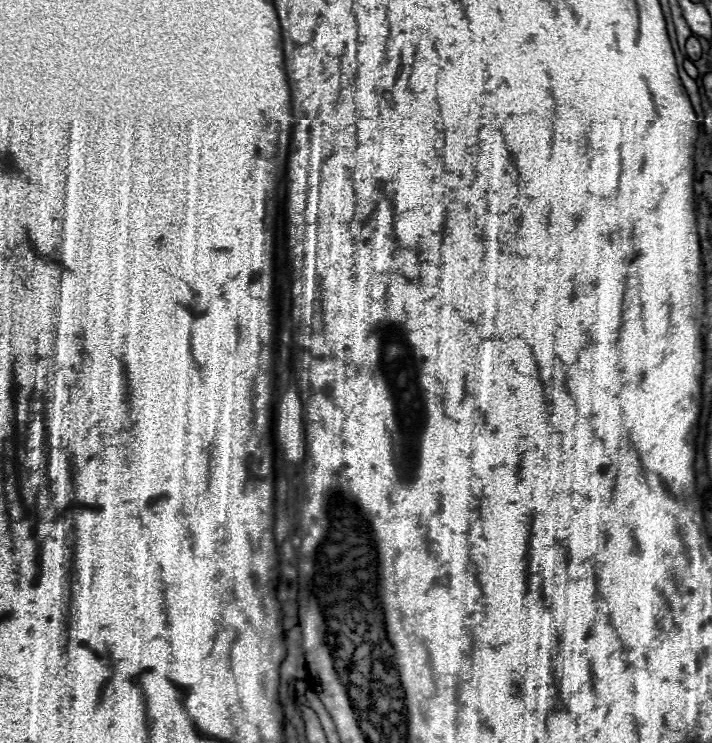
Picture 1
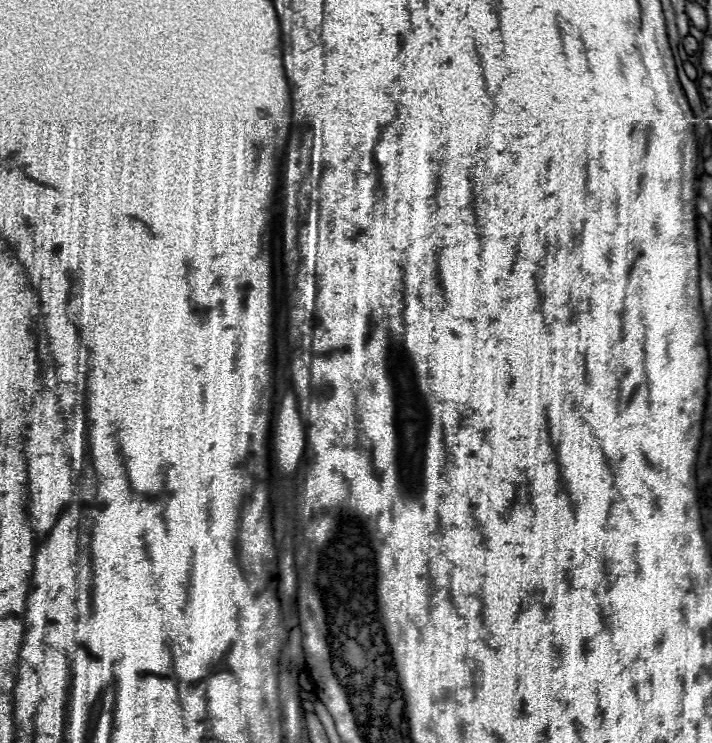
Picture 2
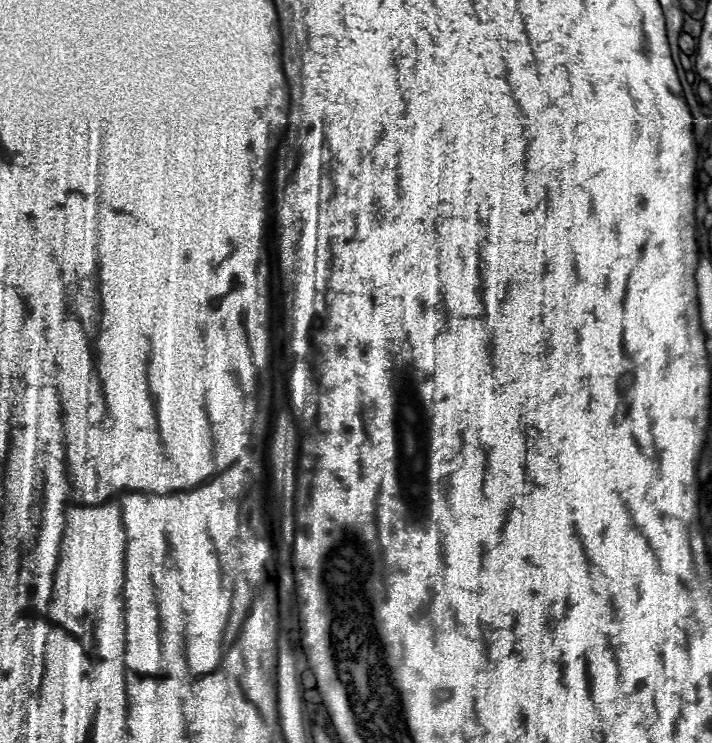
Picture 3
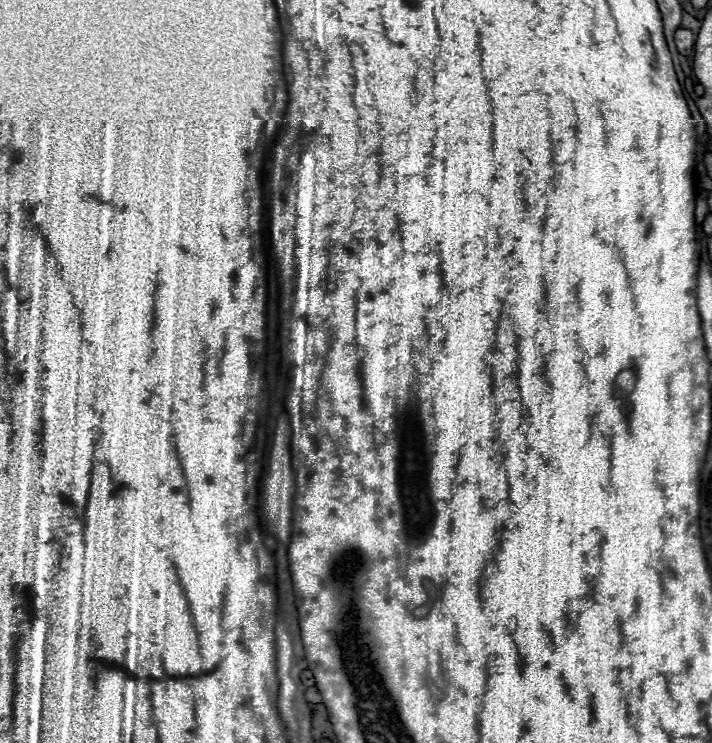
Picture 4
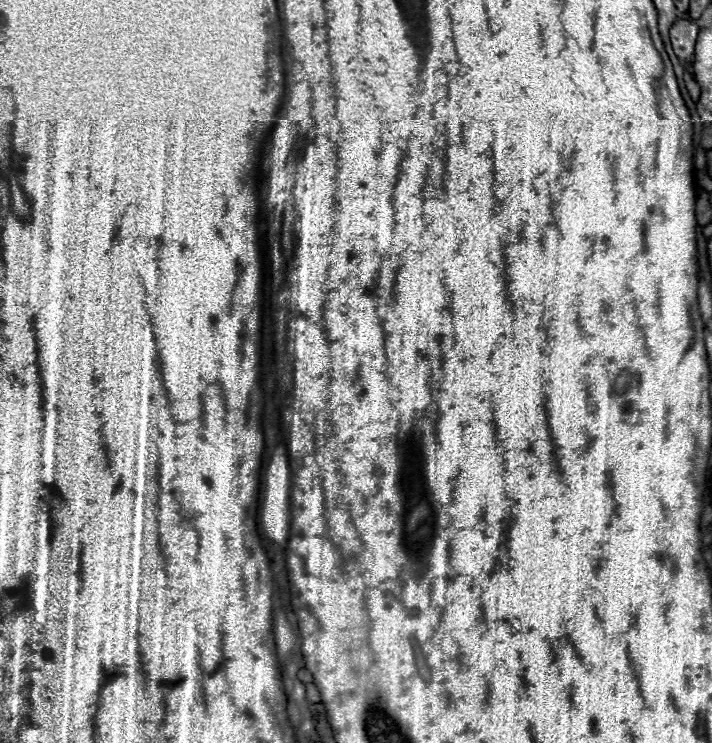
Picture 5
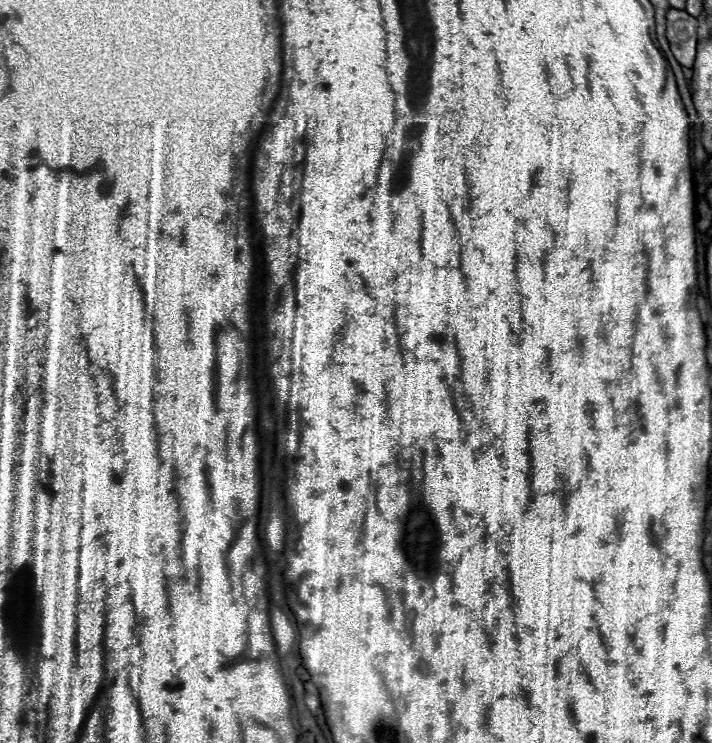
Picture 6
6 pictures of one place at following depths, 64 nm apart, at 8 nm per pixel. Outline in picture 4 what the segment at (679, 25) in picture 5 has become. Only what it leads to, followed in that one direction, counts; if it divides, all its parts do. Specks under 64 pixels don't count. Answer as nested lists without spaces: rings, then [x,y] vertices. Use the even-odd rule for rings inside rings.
[[[678,28],[676,34],[674,34],[674,42],[676,42],[676,48],[682,56],[690,56],[692,54],[692,48],[694,48],[694,34],[690,30],[684,30],[684,28]]]

